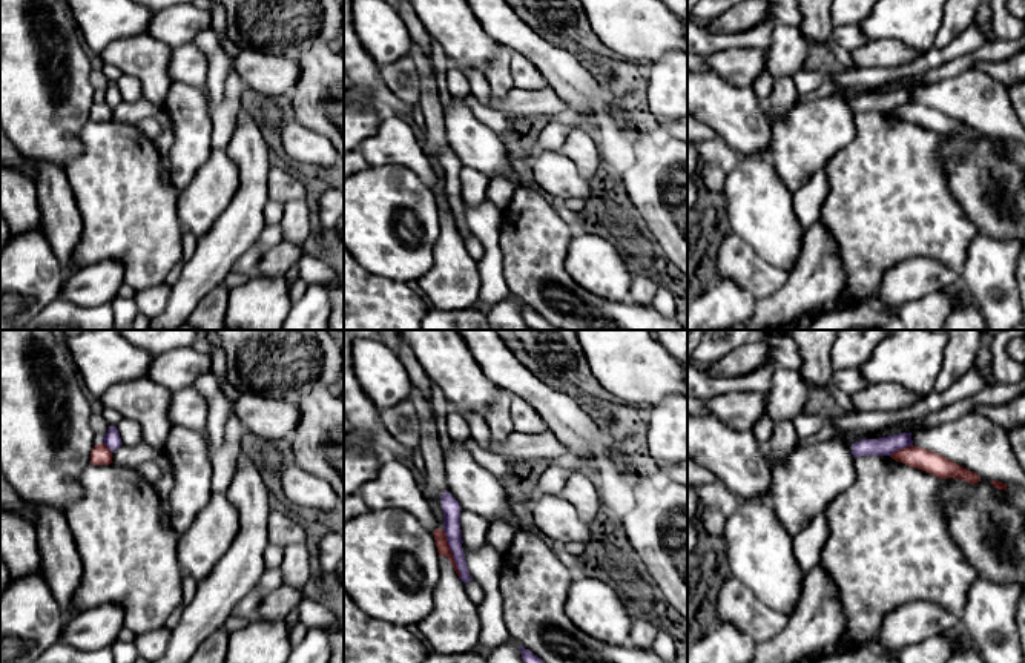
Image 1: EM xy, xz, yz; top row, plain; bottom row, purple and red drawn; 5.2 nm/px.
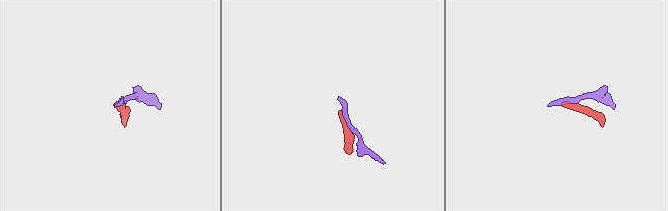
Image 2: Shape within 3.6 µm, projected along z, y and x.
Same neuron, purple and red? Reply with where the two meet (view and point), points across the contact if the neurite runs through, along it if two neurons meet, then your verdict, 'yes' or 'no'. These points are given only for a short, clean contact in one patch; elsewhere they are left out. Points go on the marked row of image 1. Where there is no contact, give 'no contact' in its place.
meets purple in xz at (451, 553); border along xz (442, 530), (461, 577); no

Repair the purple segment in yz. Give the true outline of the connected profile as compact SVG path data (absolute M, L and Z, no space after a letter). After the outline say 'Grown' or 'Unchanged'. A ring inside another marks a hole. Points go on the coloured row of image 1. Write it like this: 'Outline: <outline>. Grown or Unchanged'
Outline: M899 433L879 439L862 439L852 444L853 457L859 456L892 456L895 451L911 447L911 433Z. Unchanged

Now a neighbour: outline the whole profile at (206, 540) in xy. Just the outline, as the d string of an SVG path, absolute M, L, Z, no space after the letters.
M226 493L212 494L193 523L180 536L176 557L184 574L201 582L227 552L239 531L239 516Z

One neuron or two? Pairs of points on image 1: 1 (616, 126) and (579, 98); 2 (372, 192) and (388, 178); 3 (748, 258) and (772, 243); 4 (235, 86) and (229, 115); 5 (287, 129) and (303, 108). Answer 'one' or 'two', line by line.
1: one
2: one
3: two
4: one
5: two

